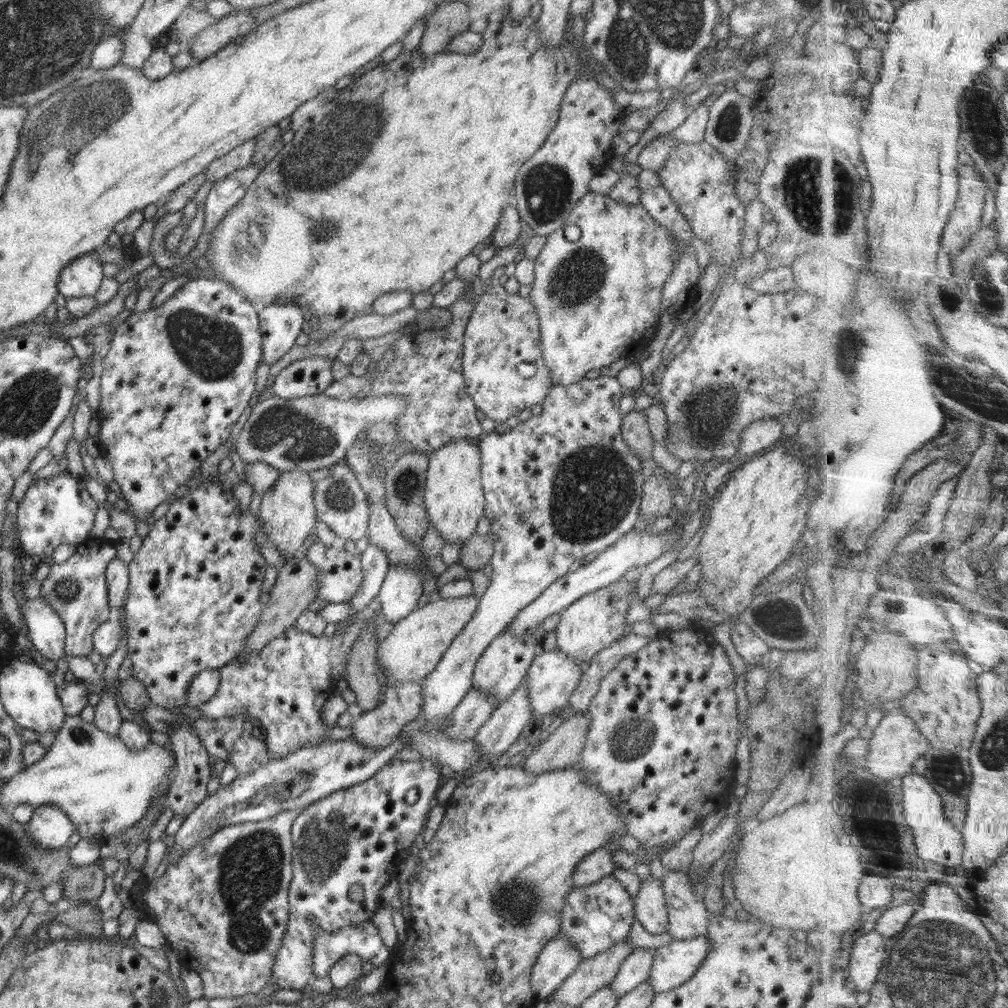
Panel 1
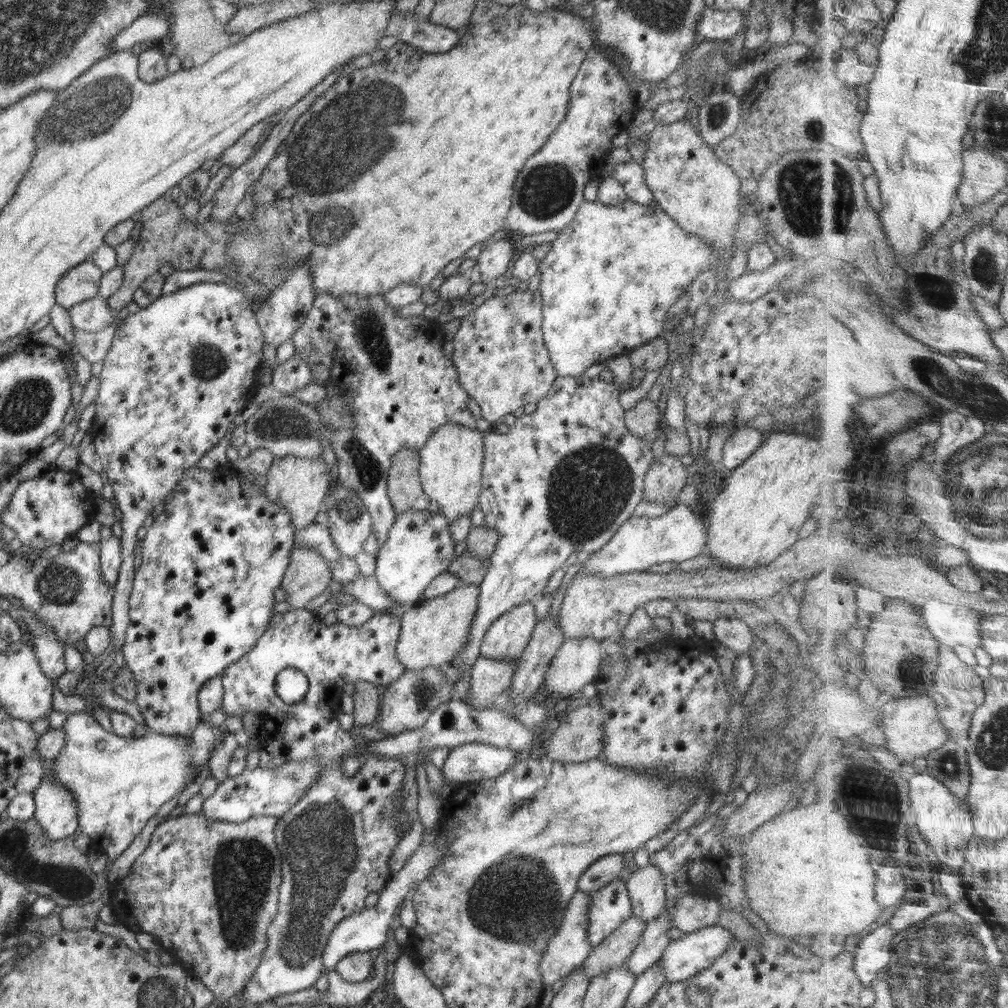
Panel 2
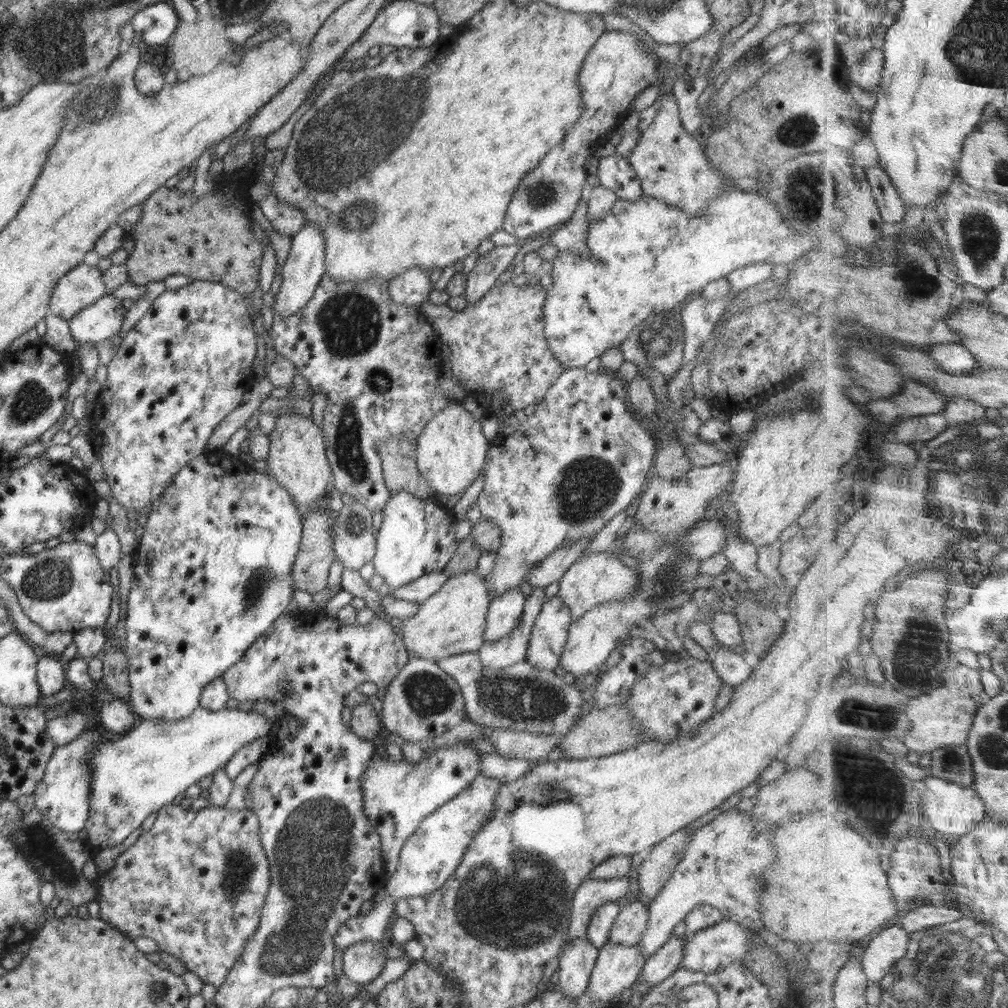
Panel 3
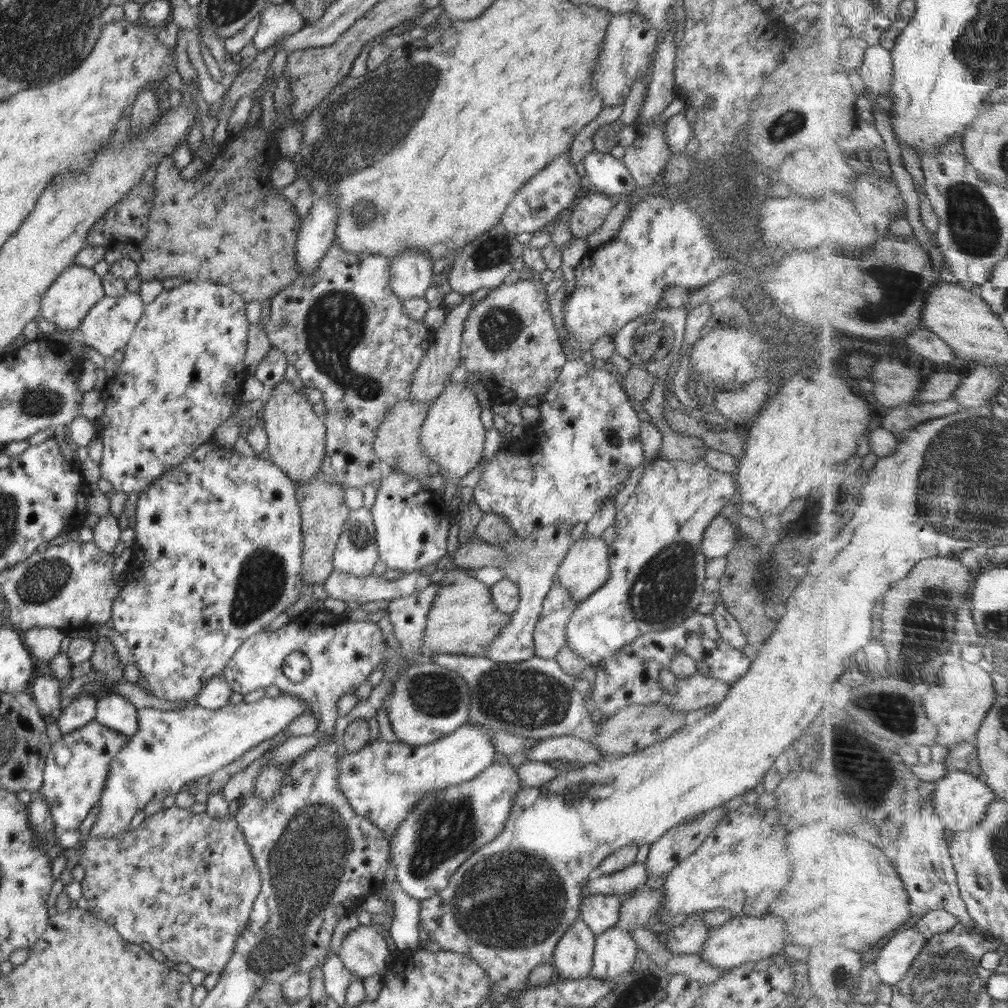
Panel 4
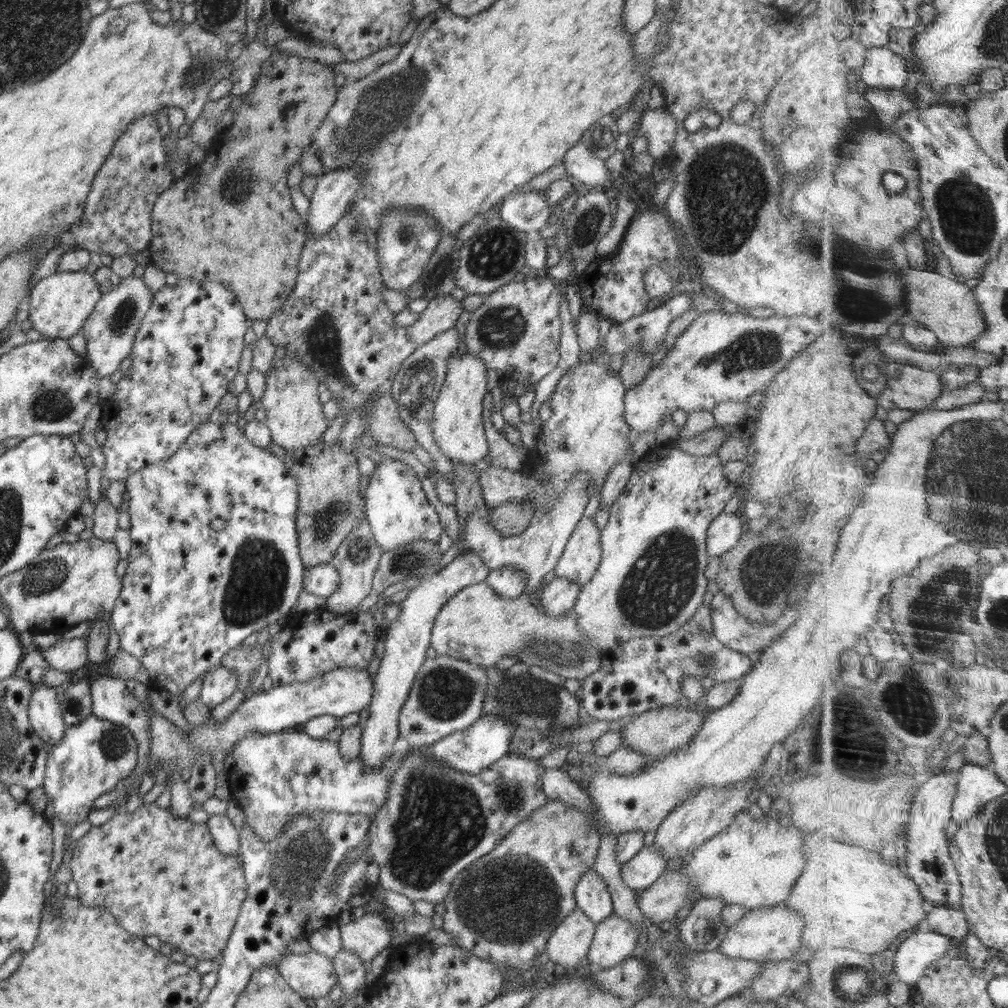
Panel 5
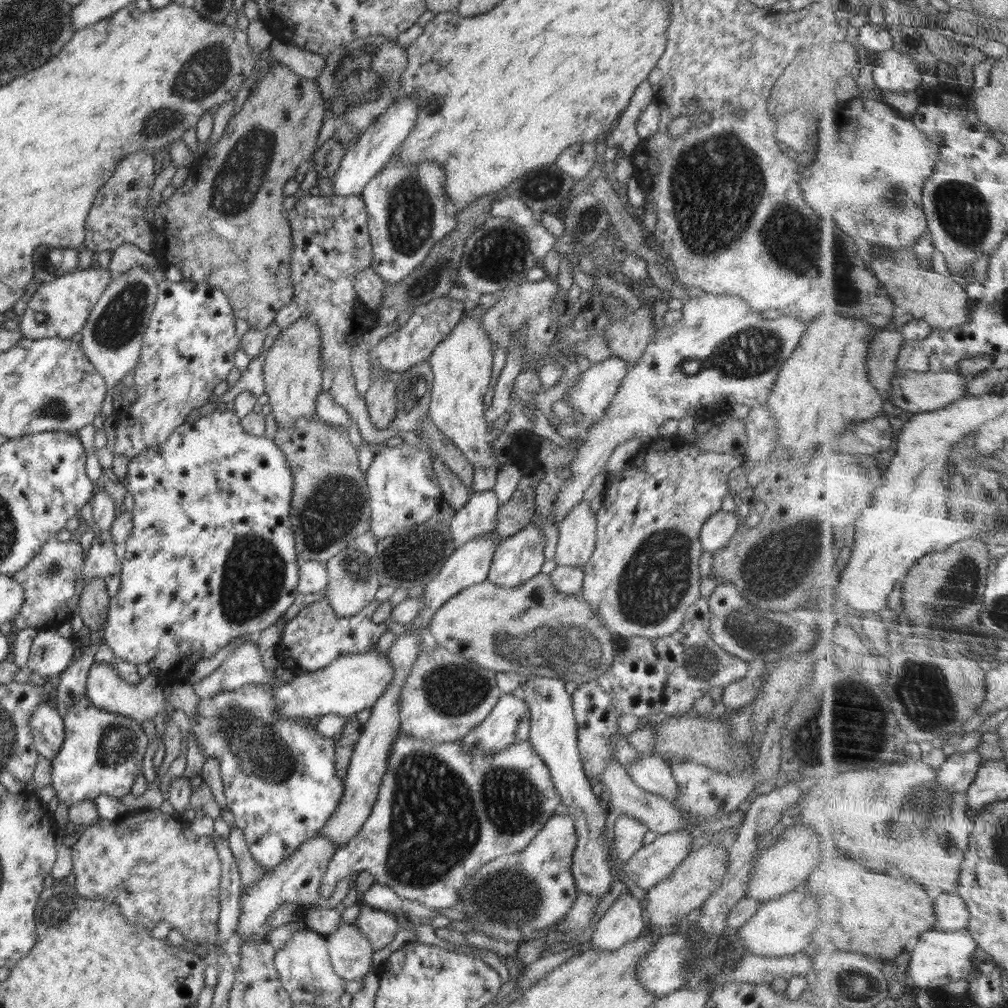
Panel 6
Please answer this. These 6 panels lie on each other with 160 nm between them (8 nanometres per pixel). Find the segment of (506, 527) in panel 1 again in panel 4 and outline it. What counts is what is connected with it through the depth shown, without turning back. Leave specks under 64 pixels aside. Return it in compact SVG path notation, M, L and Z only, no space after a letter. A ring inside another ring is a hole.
M567 356L558 378L541 396L538 406L541 412L540 444L532 444L532 468L500 468L500 454L487 464L484 474L474 488L475 503L484 513L502 515L515 530L515 538L526 538L534 527L548 525L570 525L587 523L592 515L608 500L624 488L634 468L646 461L641 438L641 420L638 407L624 392L619 376L613 376L604 368L586 364L584 360Z

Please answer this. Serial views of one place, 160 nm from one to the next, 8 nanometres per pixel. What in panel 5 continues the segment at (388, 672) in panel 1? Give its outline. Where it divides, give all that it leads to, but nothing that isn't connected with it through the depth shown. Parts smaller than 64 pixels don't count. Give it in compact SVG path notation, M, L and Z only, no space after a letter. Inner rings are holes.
M484 581L464 587L444 603L431 630L431 646L440 656L453 656L480 666L495 666L501 658L511 656L524 664L547 668L564 679L576 678L582 682L589 674L600 668L602 650L585 637L575 618L577 616L573 610L564 616L552 618L545 611L538 593L530 595L523 592L518 598L510 600L496 594Z

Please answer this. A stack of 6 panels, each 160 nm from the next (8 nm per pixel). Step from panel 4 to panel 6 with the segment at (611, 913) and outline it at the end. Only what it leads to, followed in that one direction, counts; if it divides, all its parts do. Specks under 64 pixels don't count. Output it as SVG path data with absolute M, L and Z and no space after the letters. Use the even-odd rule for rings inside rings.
M533 675L530 677L520 689L520 695L523 702L529 707L530 712L530 729L529 743L533 746L535 752L542 758L545 766L548 766L552 782L555 789L560 795L561 802L567 806L569 815L574 822L576 828L576 848L574 849L571 871L577 890L587 895L596 895L599 902L602 901L604 895L608 893L610 884L614 880L609 862L607 861L607 834L603 832L606 820L607 804L603 796L598 792L587 776L583 773L582 762L577 747L578 736L576 720L573 712L572 696L565 690L565 682L558 677L552 678Z

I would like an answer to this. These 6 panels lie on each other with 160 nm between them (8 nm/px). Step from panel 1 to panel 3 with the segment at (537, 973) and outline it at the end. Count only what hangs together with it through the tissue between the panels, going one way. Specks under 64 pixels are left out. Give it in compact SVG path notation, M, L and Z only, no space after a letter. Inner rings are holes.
M629 877L611 879L586 879L577 889L573 898L571 921L566 943L583 939L595 910L605 902L624 900L630 890Z

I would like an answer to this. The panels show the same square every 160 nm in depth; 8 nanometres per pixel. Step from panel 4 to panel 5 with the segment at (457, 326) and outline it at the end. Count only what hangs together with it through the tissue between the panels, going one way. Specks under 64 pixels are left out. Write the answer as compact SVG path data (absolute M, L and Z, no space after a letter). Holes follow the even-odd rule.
M455 326L438 334L418 348L405 362L402 362L391 384L391 397L396 404L399 404L398 410L402 422L412 431L417 444L428 452L434 462L433 470L439 476L448 476L455 470L455 467L453 461L446 458L436 444L432 428L433 408L441 386L444 384L448 362L452 356L458 354L460 348L458 342L460 339L458 339L458 330Z

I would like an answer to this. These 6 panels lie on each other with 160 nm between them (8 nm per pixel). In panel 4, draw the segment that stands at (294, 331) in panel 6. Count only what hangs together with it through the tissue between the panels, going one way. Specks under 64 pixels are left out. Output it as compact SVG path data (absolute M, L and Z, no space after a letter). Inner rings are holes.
M286 379L270 388L264 397L265 406L261 416L263 429L268 435L267 449L269 460L279 466L296 485L307 483L320 472L325 453L326 427L321 417L314 413L312 404L307 401L291 382Z

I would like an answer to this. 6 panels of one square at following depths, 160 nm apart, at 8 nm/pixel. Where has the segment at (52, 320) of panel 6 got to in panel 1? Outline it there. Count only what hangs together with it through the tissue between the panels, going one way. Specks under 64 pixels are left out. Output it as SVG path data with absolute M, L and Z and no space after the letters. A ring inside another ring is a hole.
M83 255L62 269L57 290L66 299L94 297L104 278L102 265L94 255Z

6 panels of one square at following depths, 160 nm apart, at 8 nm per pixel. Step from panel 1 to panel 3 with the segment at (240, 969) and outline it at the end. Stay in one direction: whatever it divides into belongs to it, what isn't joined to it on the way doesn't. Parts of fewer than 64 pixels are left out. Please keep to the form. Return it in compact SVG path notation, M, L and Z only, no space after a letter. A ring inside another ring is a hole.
M173 803L163 806L157 810L158 816L151 830L142 833L142 835L128 849L114 859L111 868L100 871L93 880L96 889L95 901L98 902L100 909L100 920L107 922L121 933L127 935L130 939L146 936L156 941L159 951L166 951L168 954L182 960L186 969L198 978L202 979L204 984L213 984L218 988L224 979L230 974L235 962L239 960L241 952L244 950L247 940L260 924L260 913L263 907L266 895L268 894L270 882L270 867L266 853L260 843L260 823L258 817L248 809L231 809L228 807L217 807L210 805L201 810L184 809L180 805Z

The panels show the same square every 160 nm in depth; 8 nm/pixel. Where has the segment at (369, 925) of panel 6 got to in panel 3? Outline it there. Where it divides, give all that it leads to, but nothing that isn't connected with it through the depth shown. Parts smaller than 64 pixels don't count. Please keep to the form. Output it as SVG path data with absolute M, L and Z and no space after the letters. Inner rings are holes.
M355 942L343 950L341 967L352 982L366 984L381 975L388 961L386 943Z

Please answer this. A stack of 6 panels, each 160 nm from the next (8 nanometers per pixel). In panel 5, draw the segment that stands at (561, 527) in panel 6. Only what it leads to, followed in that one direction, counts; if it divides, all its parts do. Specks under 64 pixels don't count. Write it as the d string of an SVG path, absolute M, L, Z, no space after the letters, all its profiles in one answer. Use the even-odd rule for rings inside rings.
M582 517L572 531L554 572L582 588L594 576L601 559L601 530L594 519Z

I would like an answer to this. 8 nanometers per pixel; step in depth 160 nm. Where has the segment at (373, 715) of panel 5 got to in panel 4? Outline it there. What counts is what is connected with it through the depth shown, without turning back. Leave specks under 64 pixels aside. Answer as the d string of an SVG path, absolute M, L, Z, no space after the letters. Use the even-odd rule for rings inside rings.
M440 582L405 597L395 598L386 608L396 640L399 640L399 653L412 659L416 650L423 647L422 637L428 611L433 605Z

